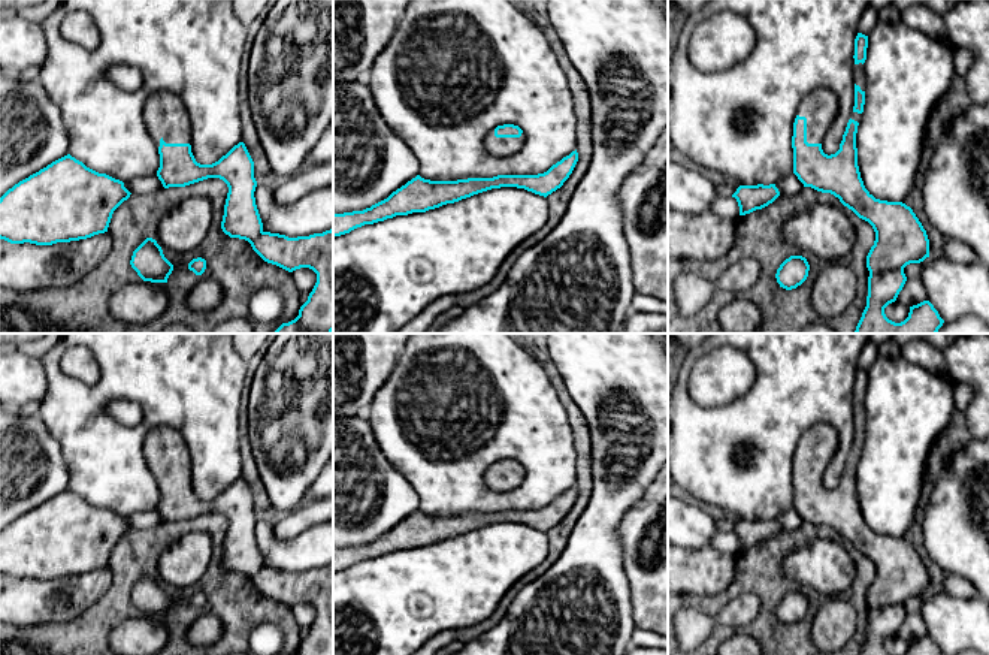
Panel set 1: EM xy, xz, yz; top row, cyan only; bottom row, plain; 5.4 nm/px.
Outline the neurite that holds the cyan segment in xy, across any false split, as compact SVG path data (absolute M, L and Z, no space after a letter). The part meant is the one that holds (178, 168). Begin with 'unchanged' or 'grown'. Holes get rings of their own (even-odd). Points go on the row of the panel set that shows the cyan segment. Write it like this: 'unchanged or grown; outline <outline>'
grown; outline M158 91L148 99L143 120L158 148L157 176L164 188L185 187L208 178L223 179L229 187L223 232L248 241L267 263L288 272L309 268L317 274L317 283L299 316L282 323L273 333L332 333L333 227L297 238L264 232L254 197L254 162L244 142L212 164L197 163L190 145L191 124L187 109L179 97L167 91Z

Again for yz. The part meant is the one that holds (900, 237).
grown; outline M858 33L853 55L855 106L835 154L828 156L822 150L825 133L838 112L835 93L819 88L801 102L792 136L793 173L804 187L838 197L875 232L866 256L866 307L855 333L937 333L944 320L929 301L910 307L908 317L901 323L884 314L907 281L904 268L929 257L929 239L910 206L875 199L861 178L856 133L865 105L866 48L868 36Z

